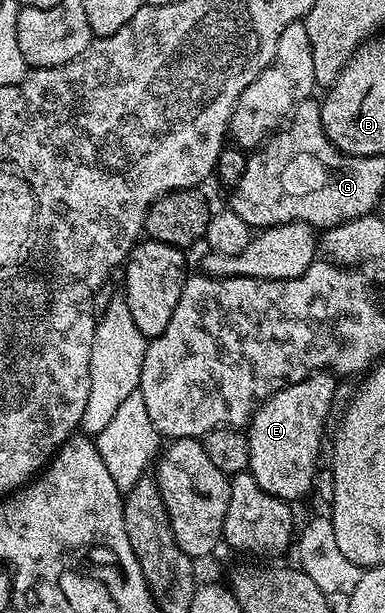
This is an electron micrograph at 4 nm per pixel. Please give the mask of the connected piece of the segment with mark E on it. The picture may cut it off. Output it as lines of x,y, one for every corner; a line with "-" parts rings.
313,373
269,395
248,420
248,470
254,481
266,489
266,493
285,501
293,501
313,490
313,479
320,463
320,442
324,439
324,422
328,419
328,410
336,395
336,382
338,379
335,374

